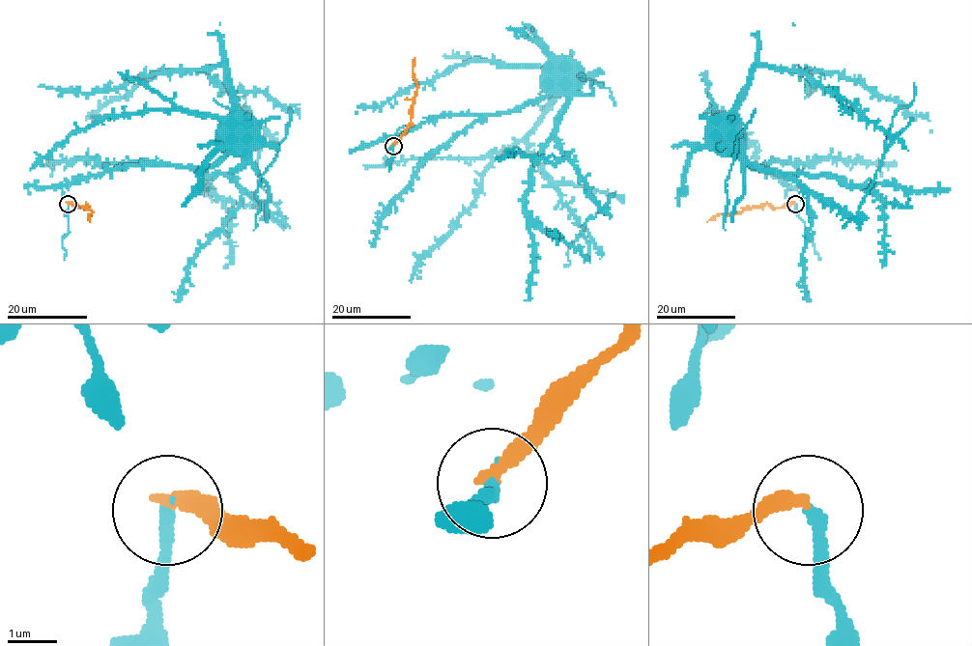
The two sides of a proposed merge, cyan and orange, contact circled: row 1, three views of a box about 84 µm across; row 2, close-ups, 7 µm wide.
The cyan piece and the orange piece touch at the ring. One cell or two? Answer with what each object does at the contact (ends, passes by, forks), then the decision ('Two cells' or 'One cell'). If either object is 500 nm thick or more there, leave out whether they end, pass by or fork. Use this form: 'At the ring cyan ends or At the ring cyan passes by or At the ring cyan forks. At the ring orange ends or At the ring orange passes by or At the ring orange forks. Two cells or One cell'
At the ring cyan ends. At the ring orange ends. Two cells

